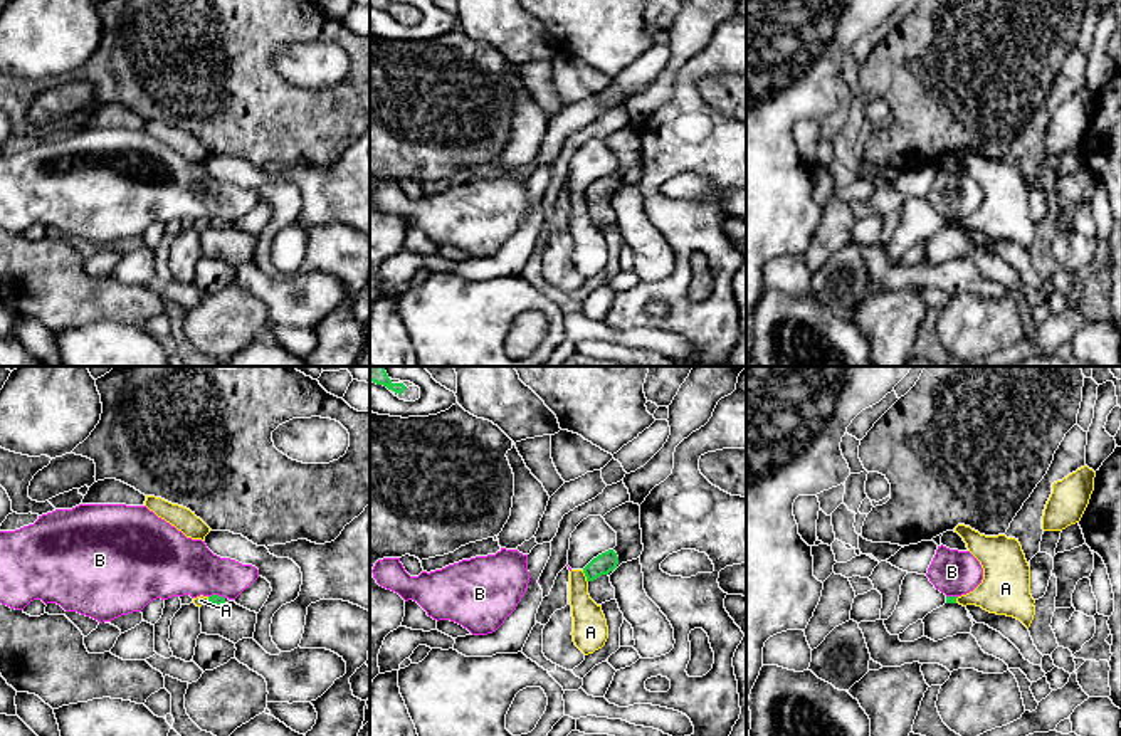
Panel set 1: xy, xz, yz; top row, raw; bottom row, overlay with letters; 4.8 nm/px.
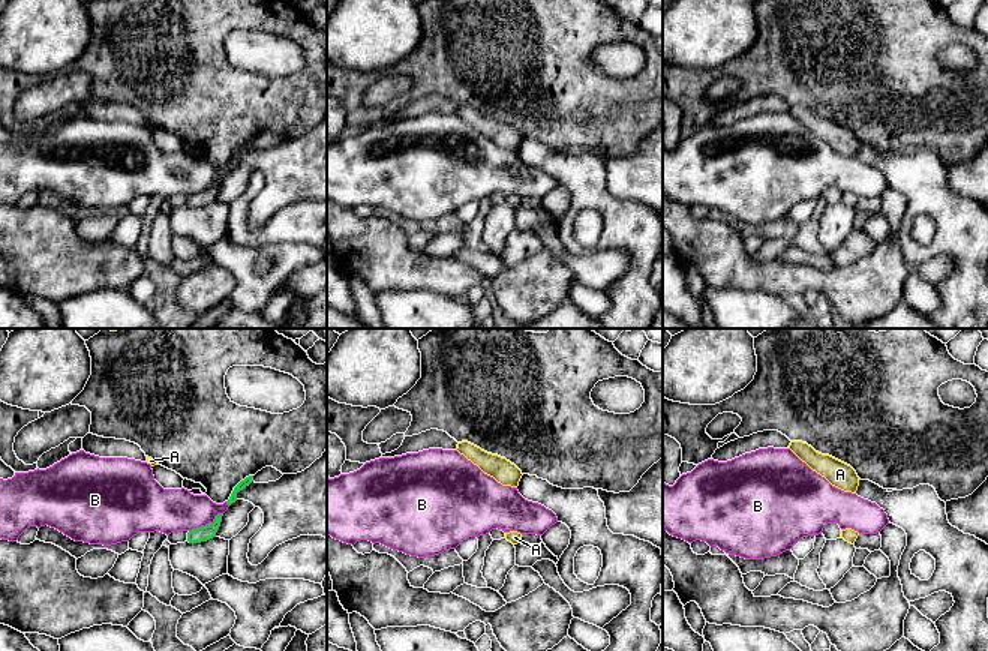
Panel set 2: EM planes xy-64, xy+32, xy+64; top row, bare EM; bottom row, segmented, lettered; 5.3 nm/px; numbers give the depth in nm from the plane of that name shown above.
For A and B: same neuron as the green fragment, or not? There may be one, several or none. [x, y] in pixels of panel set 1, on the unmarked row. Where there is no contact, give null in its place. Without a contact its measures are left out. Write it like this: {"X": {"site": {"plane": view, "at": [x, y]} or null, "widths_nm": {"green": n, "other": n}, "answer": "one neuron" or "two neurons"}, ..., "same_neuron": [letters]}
{"A": {"site": {"plane": "xz", "at": [585, 199]}, "widths_nm": {"green": 100, "other": 160}, "answer": "two neurons"}, "B": {"site": {"plane": "xy", "at": [217, 219]}, "widths_nm": {"green": 50, "other": 300}, "answer": "two neurons"}, "same_neuron": []}

